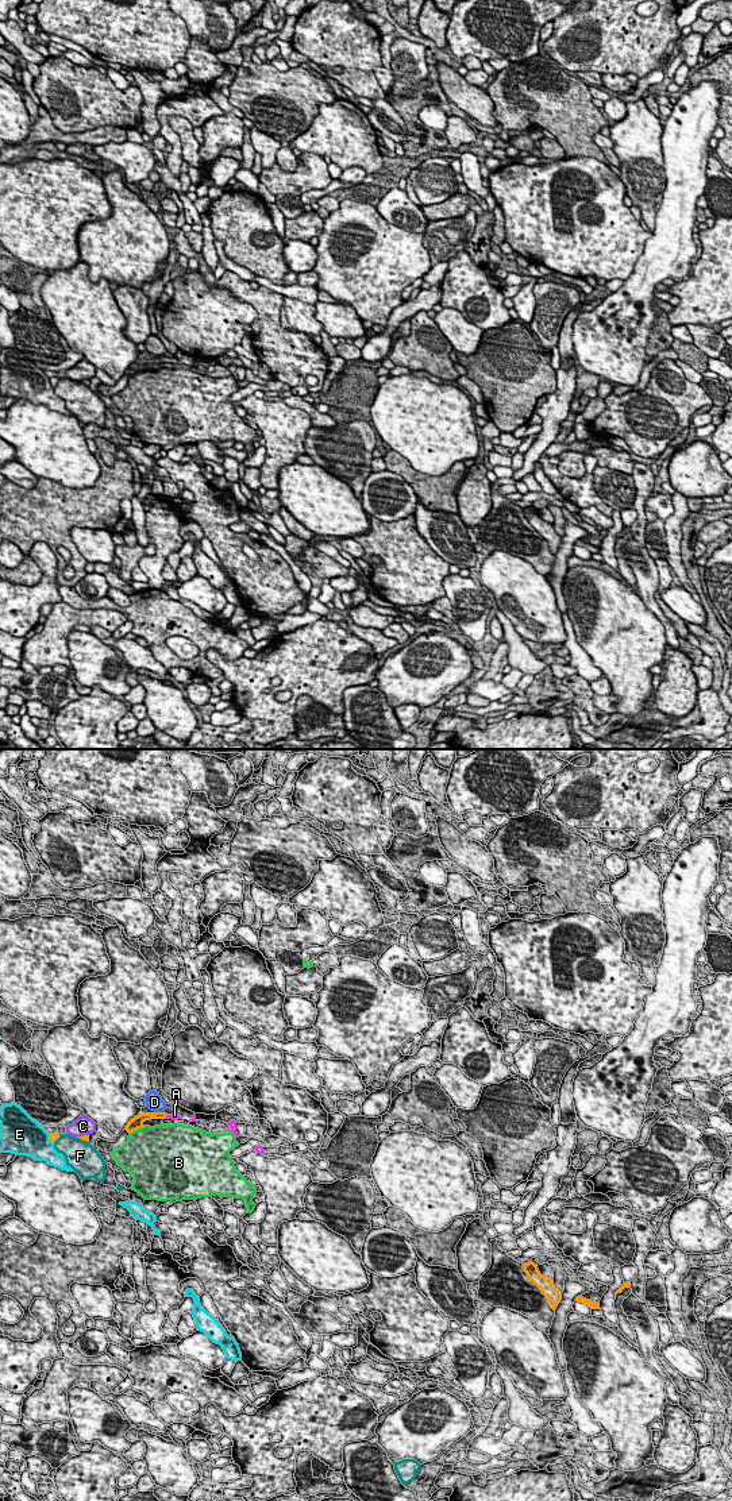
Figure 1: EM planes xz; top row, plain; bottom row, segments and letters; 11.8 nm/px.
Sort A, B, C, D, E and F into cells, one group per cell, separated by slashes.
A / B / C / D / E / F

